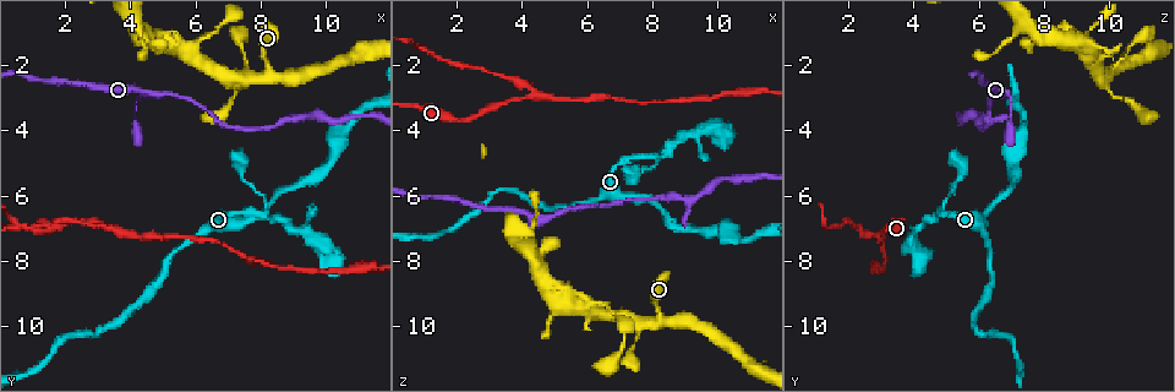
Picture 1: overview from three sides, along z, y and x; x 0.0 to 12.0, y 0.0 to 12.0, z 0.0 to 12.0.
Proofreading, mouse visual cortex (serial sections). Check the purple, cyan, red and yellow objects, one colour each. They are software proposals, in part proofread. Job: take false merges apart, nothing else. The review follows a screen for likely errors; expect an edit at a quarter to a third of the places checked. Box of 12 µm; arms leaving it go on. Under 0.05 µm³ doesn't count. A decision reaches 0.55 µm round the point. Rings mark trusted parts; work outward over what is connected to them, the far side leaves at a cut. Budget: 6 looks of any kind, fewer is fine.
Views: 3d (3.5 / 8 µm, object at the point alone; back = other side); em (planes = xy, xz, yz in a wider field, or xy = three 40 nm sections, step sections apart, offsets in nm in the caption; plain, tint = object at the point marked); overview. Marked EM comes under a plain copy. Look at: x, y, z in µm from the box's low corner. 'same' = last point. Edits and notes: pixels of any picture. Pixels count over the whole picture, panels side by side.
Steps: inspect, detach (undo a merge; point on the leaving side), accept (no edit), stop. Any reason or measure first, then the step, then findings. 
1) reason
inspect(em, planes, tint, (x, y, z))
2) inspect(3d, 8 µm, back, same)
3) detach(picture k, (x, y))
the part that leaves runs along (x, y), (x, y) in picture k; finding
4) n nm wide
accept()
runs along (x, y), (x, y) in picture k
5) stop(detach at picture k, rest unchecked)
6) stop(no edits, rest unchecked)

abrupt turn
inspect(3d, 3.5 µm, back, (8.0, 6.5, 4.7))

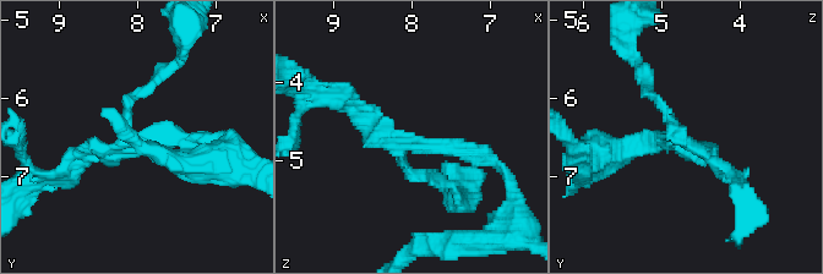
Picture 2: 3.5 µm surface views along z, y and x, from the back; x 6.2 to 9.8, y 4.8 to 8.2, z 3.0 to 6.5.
3 arms; arms of 150, 200, 200 nm; shape alone is not enough
inspect(em, xy, step 3, tint, same)

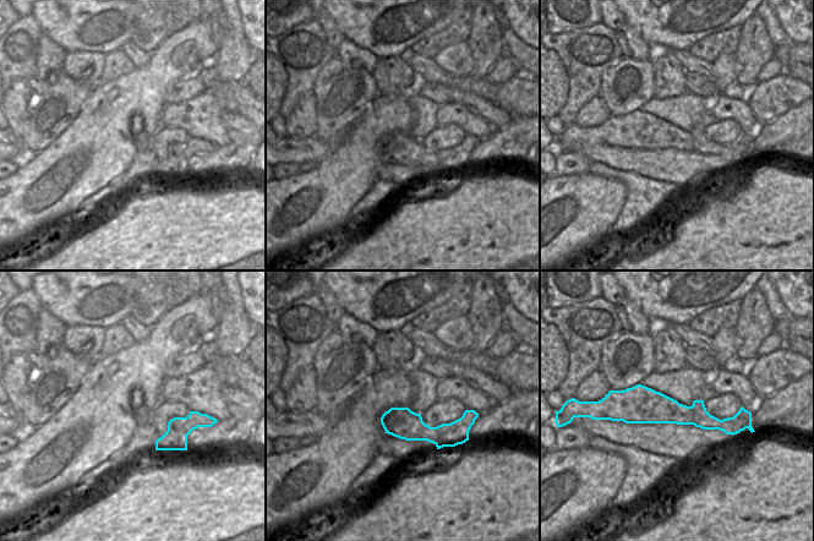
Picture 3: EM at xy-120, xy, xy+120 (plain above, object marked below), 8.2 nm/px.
detach(picture 2, (413, 174))
border along (689, 406), (694, 414), (694, 424) in picture 3; a second cell is stuck on

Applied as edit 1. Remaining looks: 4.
narrows sharply
inspect(3d, 3.5 µm, (4.5, 7.2, 2.9))

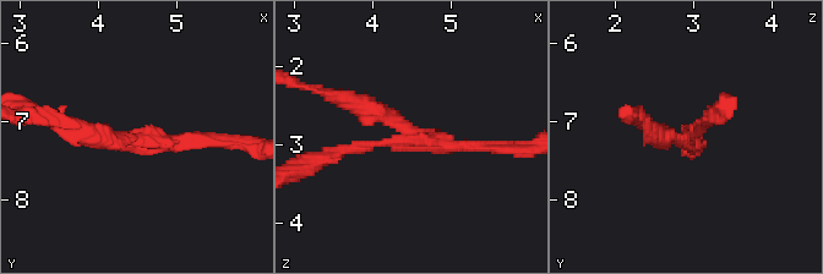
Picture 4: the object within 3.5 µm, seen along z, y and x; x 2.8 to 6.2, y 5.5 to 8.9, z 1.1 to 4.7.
3 arms; arms of 150, 150, 300 nm
inspect(em, xy, step 5, tint, (4.40, 7.30, 3.00))

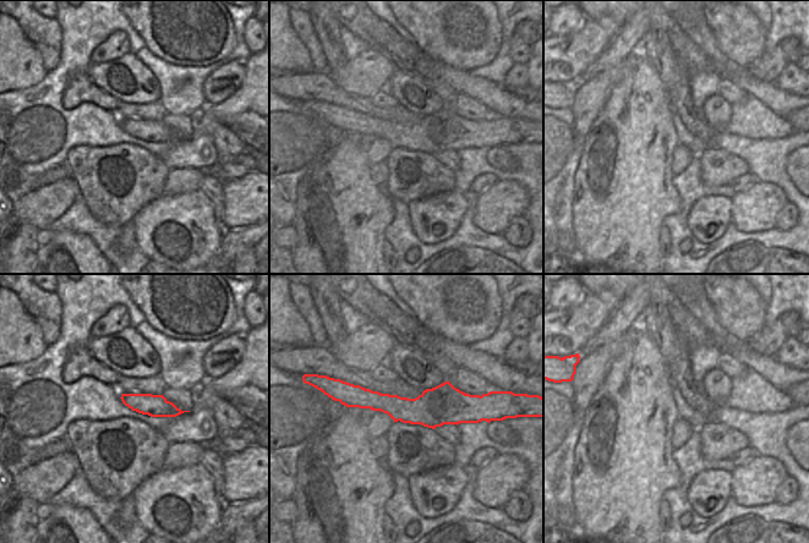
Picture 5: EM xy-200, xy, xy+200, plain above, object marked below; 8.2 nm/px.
detach(picture 4, (360, 105))
a second cell is stuck on

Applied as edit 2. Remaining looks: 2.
four arms meet
inspect(3d, 3.5 µm, back, (7.4, 2.4, 9.8))

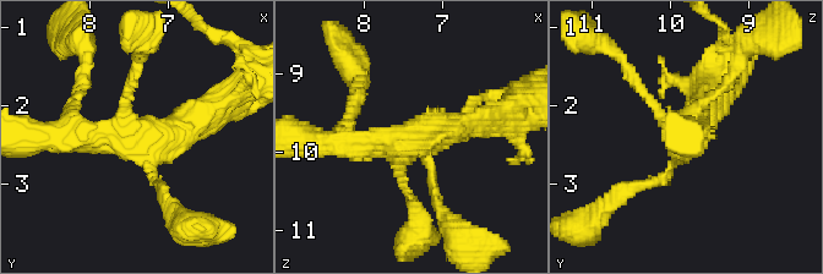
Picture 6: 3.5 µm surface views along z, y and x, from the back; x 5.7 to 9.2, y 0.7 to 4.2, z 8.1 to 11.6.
accept()
runs along (345, 138), (405, 144), (489, 119) in picture 6; one cell here

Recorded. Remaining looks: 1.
stop(detach at picture 2, detach at picture 4, rest unchecked)

